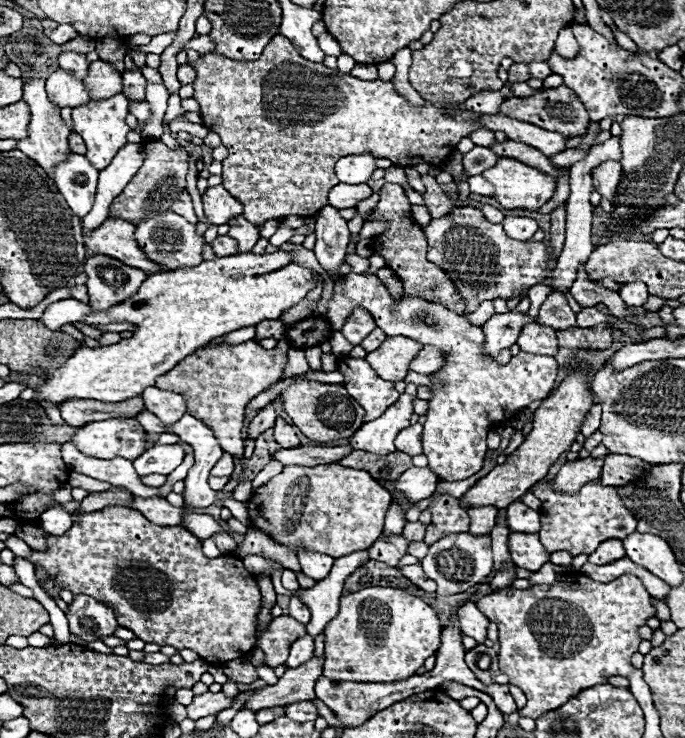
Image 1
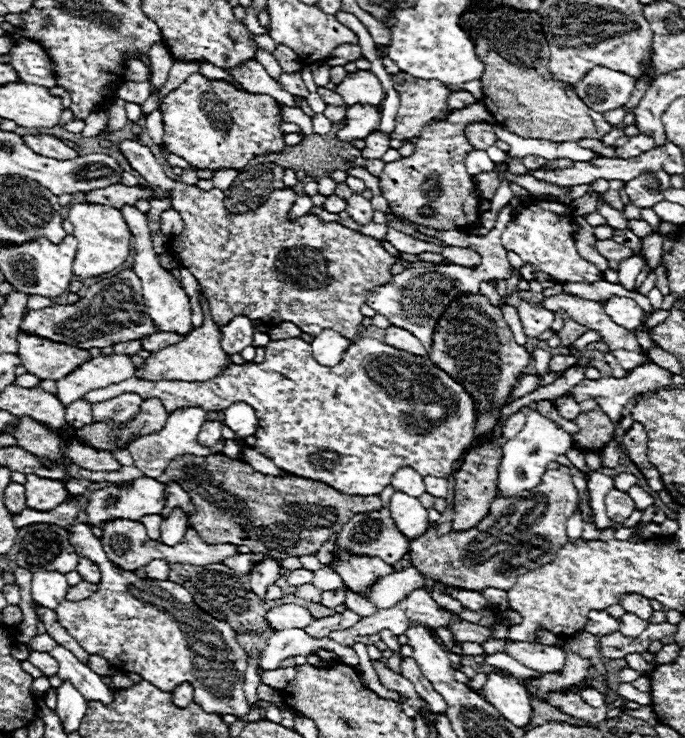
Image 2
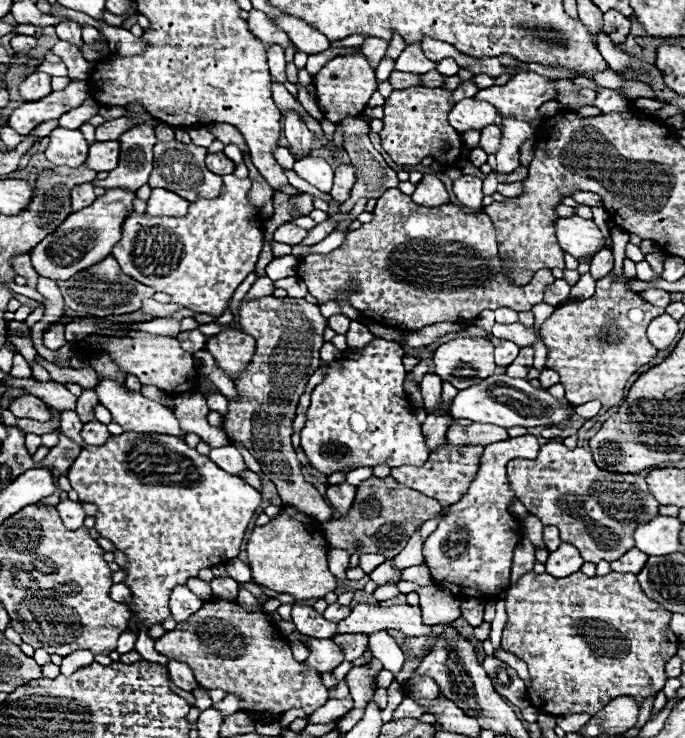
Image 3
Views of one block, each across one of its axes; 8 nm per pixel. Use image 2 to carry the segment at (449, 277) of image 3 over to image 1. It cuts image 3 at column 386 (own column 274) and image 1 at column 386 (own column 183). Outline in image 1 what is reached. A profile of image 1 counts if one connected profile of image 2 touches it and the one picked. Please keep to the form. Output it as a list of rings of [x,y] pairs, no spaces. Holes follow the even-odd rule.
[[[386,182],[382,186],[378,206],[364,218],[364,220],[372,220],[372,218],[382,216],[388,220],[388,230],[380,236],[374,236],[374,252],[382,254],[386,260],[386,266],[404,282],[404,294],[414,294],[414,296],[426,298],[428,302],[444,304],[446,308],[464,314],[464,302],[462,302],[460,294],[456,292],[448,274],[444,270],[440,270],[436,264],[426,260],[426,252],[428,252],[426,236],[422,232],[422,228],[408,216],[410,206],[412,204],[408,202],[408,196],[404,194],[402,186],[392,184],[392,182]]]

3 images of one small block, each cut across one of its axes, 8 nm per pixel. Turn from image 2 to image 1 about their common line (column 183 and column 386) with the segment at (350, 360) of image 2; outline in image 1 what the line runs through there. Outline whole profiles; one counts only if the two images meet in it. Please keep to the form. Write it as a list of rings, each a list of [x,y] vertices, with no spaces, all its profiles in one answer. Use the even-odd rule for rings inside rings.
[[[342,358],[338,362],[338,372],[344,376],[344,388],[348,394],[366,410],[366,422],[384,414],[392,402],[396,402],[398,392],[392,382],[376,378],[364,358]]]

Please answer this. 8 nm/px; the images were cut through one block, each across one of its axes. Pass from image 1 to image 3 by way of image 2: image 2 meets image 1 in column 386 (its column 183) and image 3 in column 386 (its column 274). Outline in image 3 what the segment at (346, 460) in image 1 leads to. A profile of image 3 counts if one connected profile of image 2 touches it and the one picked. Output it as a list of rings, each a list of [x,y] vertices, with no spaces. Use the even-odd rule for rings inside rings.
[[[370,476],[358,486],[352,510],[348,516],[342,516],[332,522],[322,522],[322,534],[328,540],[330,548],[348,550],[348,554],[380,554],[384,558],[394,558],[404,550],[412,534],[426,522],[440,514],[442,506],[434,498],[428,498],[408,486],[400,486],[392,476],[374,478]]]

